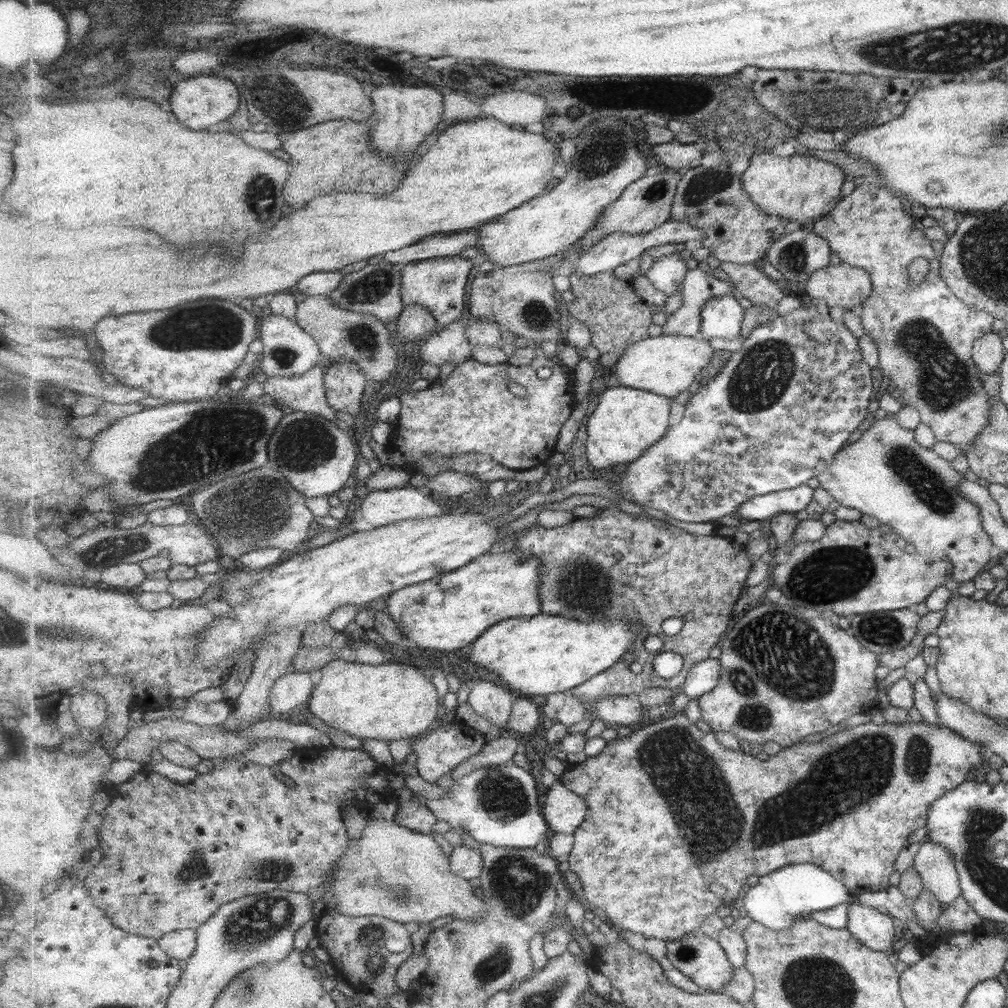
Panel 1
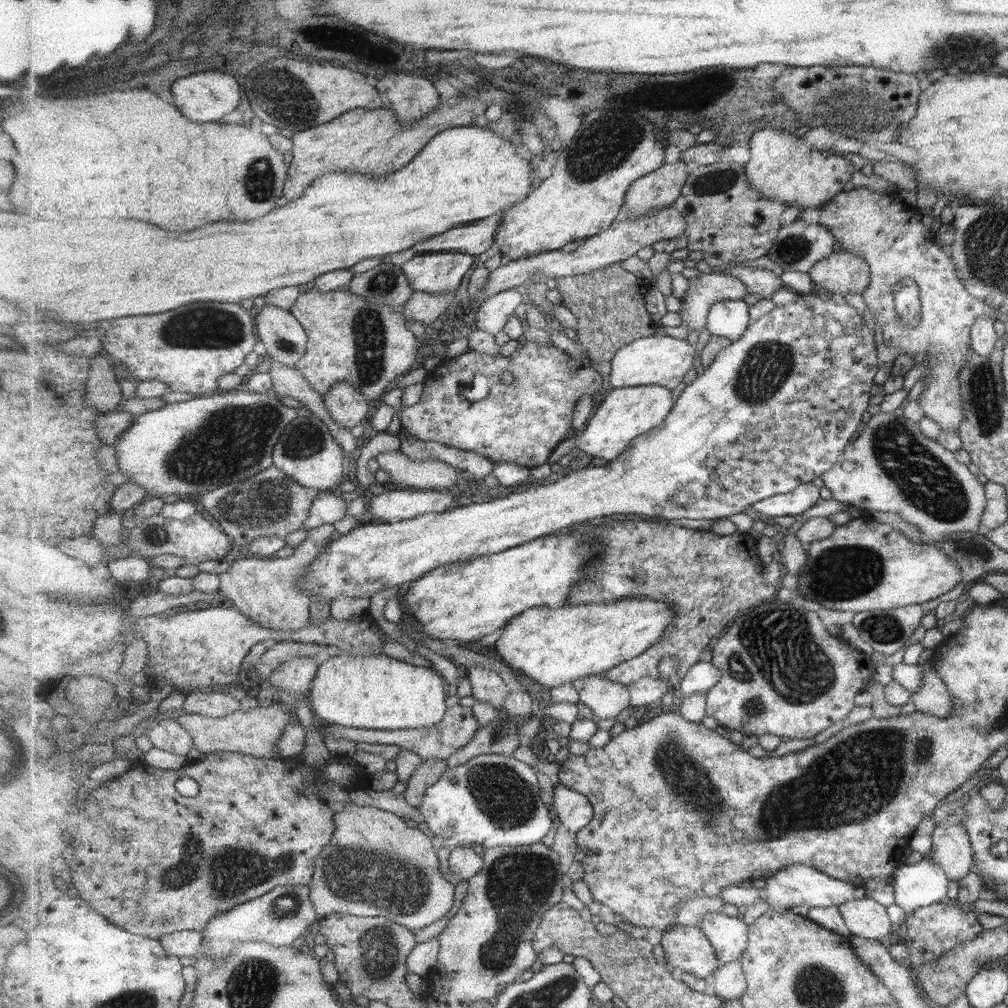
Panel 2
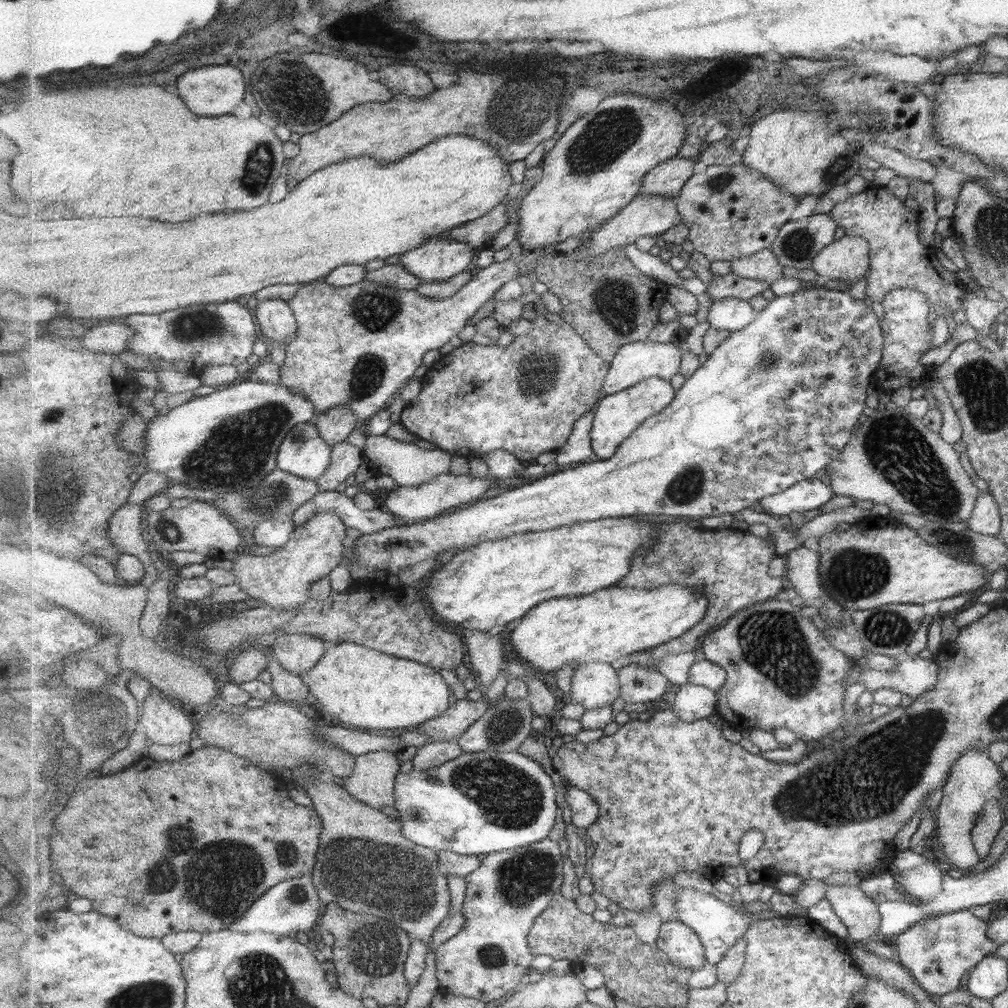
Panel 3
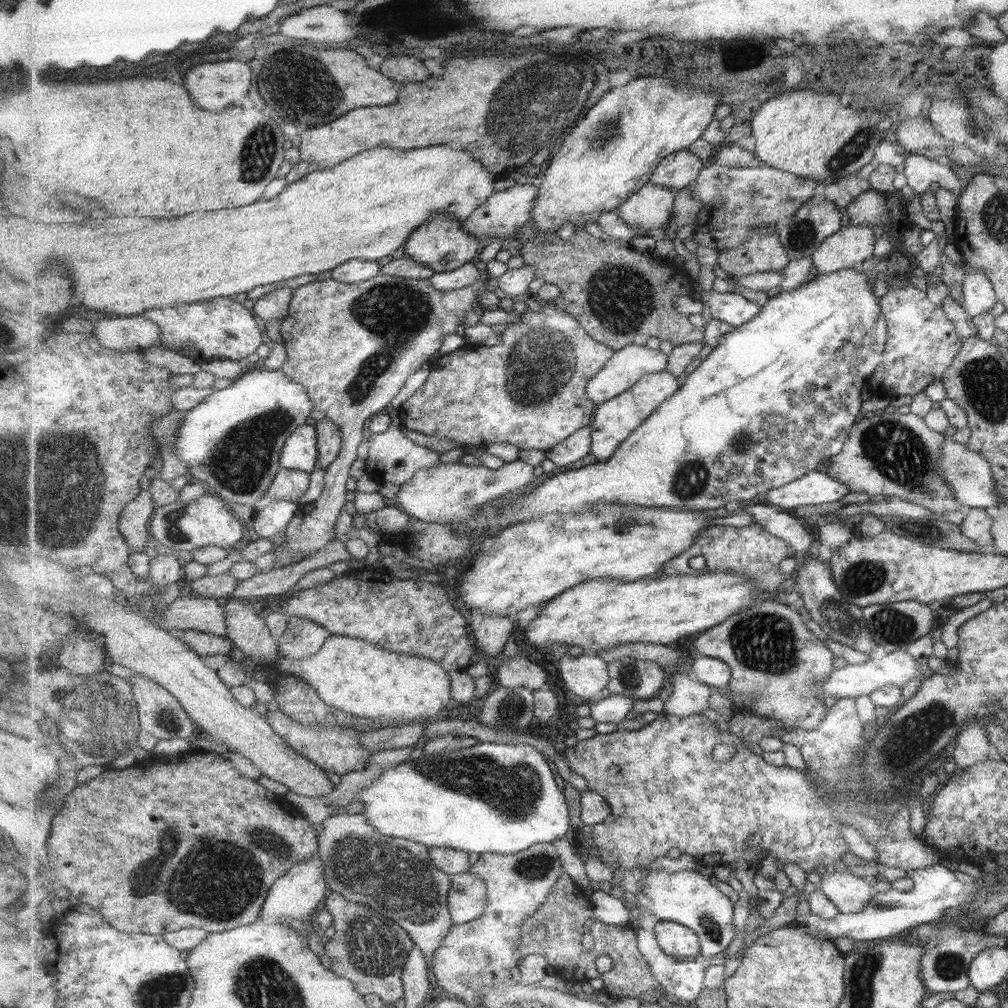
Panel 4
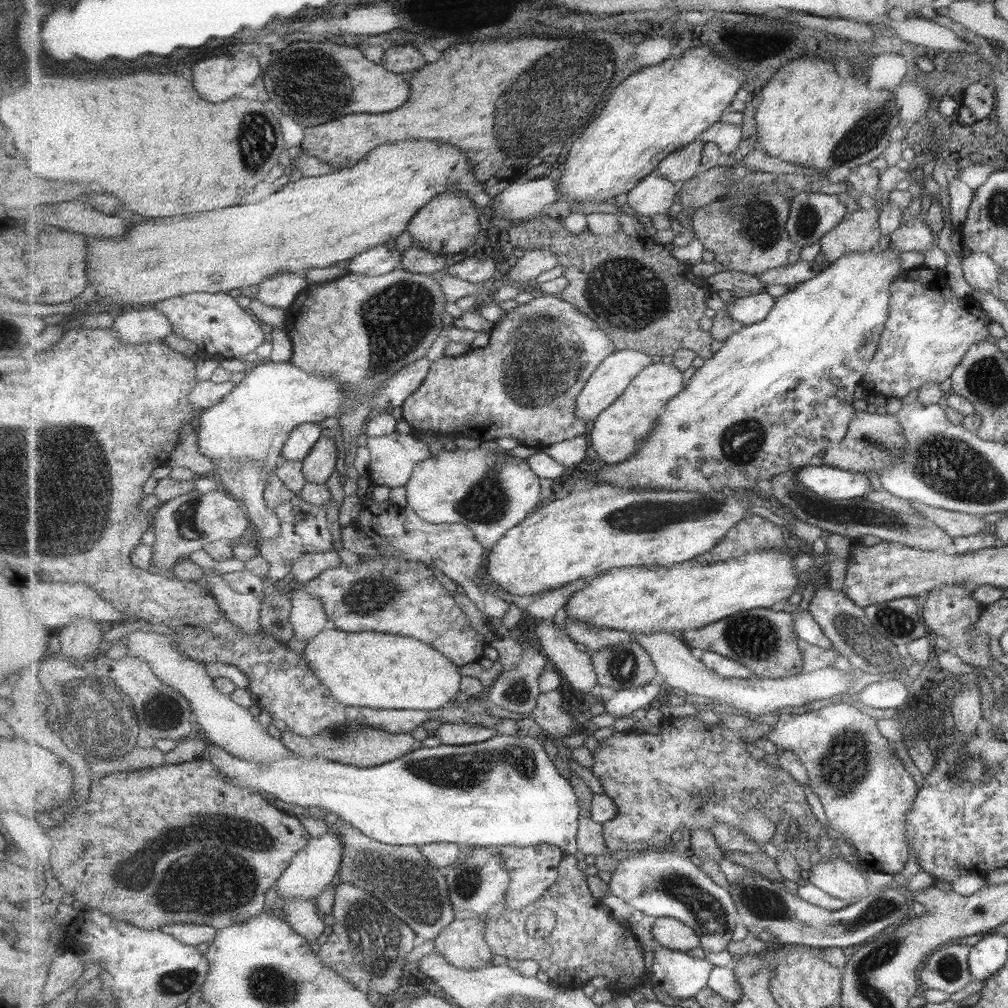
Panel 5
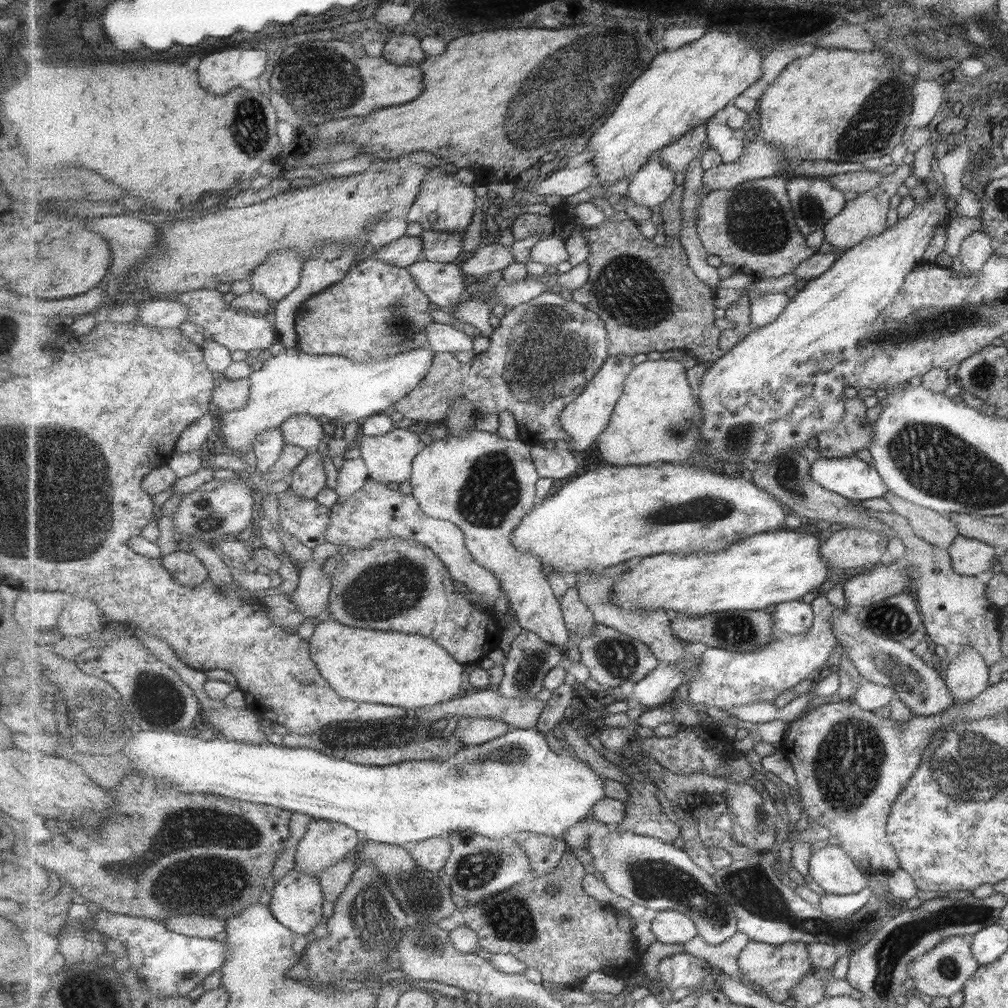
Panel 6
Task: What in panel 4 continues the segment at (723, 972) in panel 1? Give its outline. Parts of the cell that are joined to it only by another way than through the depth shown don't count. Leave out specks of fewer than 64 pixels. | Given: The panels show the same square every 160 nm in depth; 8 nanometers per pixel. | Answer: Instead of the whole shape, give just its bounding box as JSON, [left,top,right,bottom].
[655,920,702,960]

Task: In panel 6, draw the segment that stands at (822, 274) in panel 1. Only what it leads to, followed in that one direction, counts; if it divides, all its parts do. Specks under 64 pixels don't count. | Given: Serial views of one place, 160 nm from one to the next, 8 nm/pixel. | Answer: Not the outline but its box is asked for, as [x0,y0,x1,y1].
[825,165,909,253]

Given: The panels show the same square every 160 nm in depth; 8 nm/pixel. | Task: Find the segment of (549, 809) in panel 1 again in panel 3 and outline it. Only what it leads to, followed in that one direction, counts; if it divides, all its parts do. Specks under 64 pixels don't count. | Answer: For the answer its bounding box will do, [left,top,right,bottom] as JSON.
[565,785,601,831]

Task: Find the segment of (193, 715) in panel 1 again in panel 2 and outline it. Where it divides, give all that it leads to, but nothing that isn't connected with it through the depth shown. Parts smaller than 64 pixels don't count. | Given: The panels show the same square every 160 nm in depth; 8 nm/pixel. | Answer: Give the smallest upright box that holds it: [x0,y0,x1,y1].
[183,690,241,717]

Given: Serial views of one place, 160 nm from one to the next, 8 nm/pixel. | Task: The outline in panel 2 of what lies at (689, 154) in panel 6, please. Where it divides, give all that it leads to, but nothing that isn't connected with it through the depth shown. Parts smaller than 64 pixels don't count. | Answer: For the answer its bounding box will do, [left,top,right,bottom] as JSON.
[623,161,690,219]

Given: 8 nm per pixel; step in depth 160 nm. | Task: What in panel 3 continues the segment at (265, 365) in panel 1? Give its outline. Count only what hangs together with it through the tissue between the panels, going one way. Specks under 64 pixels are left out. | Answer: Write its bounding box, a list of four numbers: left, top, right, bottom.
[256,300,299,344]

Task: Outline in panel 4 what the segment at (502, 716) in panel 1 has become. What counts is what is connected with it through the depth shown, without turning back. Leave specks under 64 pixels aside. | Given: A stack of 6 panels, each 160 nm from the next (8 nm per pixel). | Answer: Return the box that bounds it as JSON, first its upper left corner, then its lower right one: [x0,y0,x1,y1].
[464,609,516,660]

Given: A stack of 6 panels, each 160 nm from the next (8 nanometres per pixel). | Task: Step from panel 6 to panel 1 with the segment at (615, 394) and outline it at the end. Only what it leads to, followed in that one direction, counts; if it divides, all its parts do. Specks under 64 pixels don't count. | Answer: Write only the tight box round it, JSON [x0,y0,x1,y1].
[612,334,715,399]

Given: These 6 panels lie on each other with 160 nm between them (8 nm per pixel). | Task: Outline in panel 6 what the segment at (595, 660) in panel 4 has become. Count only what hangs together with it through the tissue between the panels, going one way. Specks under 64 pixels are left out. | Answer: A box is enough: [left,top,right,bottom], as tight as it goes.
[410,428,591,685]

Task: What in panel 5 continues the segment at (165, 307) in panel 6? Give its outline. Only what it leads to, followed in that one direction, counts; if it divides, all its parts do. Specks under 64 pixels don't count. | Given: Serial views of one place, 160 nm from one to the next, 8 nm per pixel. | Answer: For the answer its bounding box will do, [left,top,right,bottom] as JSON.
[114,306,174,344]

